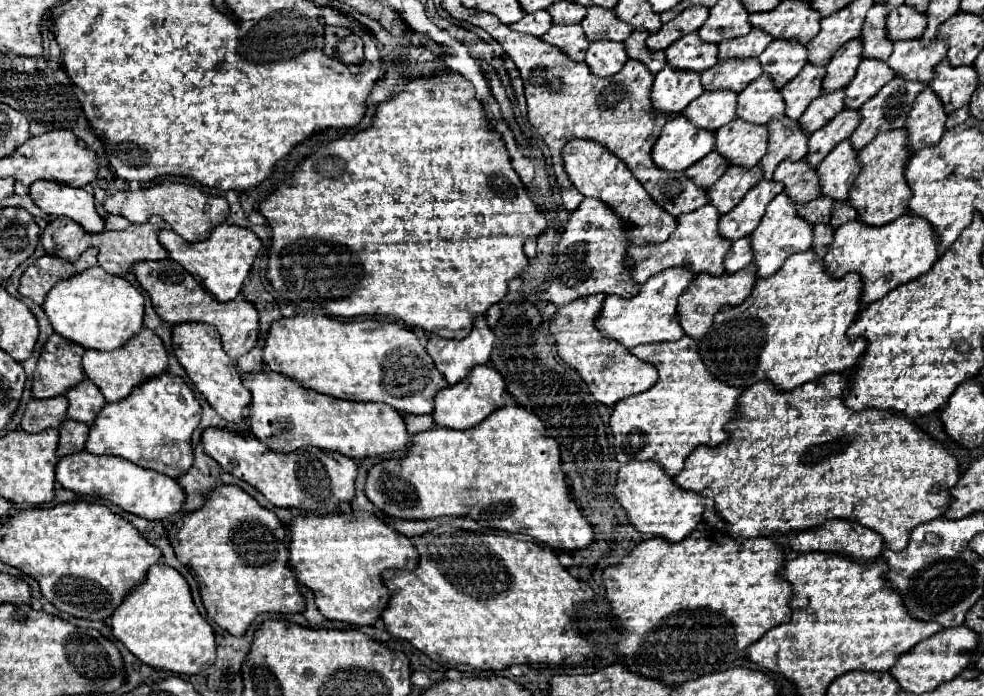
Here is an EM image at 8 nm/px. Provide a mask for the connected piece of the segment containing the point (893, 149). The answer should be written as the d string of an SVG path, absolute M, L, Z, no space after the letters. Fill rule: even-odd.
M895 128L891 132L881 132L875 140L859 152L863 164L861 174L851 186L851 206L857 210L859 218L871 226L883 226L903 216L909 210L911 186L905 180L905 164L911 152L907 152L907 128Z

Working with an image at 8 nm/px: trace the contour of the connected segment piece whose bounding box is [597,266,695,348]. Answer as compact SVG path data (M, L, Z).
M675 266L663 270L661 274L651 276L639 290L637 296L621 298L621 296L607 296L603 310L597 320L597 328L607 336L615 338L627 348L637 344L649 342L671 342L685 336L679 320L677 320L677 298L685 292L685 288L693 282L695 272L685 266Z

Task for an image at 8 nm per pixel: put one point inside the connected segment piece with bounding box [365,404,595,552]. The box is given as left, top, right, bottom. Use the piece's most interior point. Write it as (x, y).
(506, 473)

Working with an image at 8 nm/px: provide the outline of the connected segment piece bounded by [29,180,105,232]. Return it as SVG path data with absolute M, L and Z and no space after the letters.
M37 180L29 188L31 200L49 216L67 216L81 224L87 232L103 232L105 220L97 214L93 194L83 188L65 186L61 182Z

